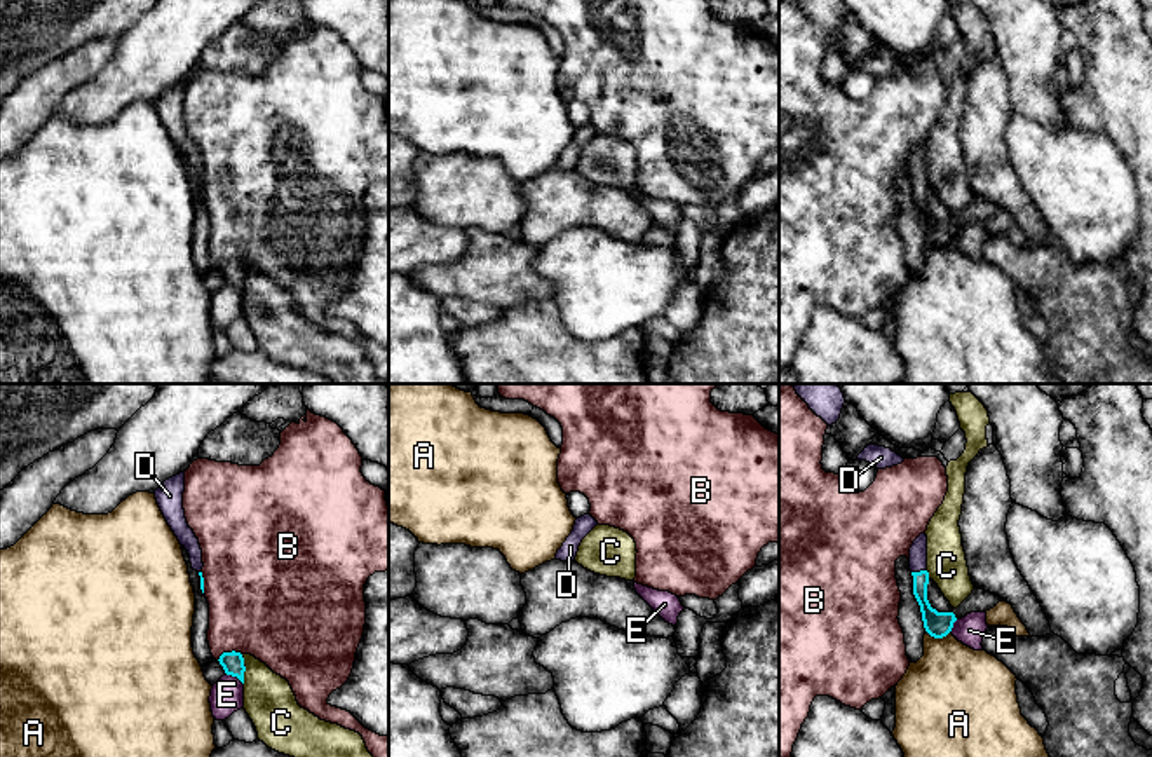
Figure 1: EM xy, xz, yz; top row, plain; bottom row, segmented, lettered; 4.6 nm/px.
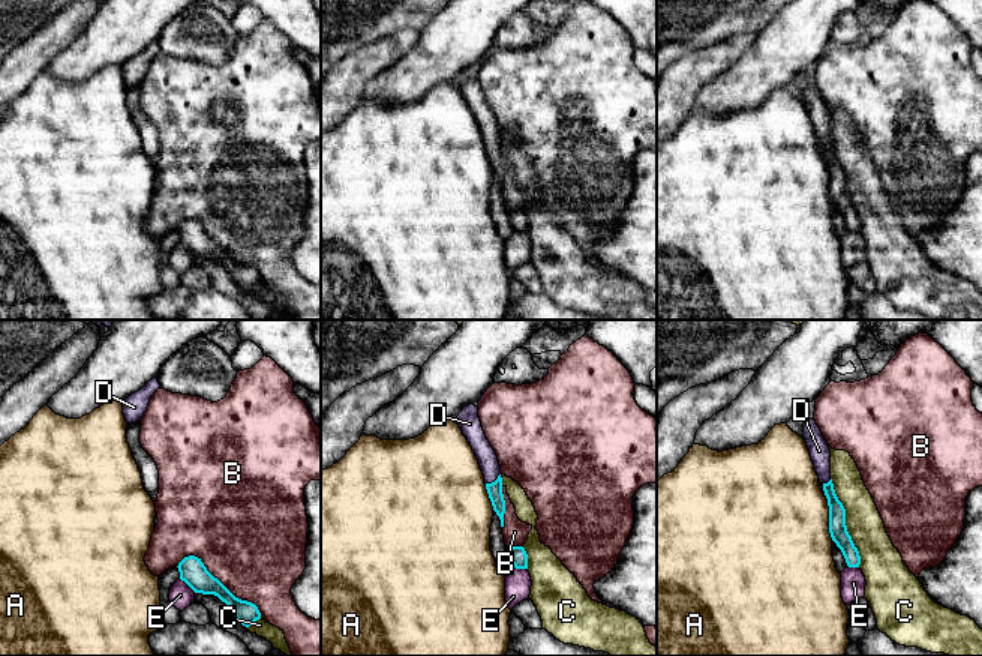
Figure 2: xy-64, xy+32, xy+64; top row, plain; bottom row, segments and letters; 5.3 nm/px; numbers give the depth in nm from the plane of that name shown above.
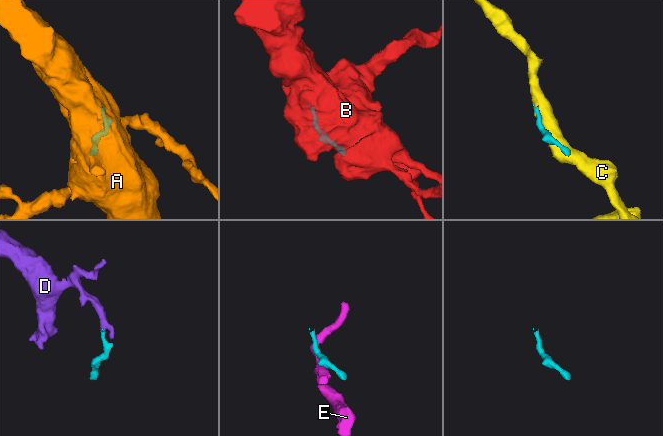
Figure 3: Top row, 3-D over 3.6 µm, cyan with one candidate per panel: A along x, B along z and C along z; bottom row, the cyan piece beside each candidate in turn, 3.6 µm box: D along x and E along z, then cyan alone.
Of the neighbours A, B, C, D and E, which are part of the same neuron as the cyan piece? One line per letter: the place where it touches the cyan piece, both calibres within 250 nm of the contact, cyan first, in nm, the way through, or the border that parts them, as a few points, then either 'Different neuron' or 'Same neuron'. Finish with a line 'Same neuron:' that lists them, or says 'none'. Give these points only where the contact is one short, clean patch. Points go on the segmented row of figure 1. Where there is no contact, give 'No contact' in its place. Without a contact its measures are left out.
A: Touches cyan at yz (938, 637). Thickness 120 nm (cyan) against 420 nm. Boundary: yz (926, 630), (935, 637), (945, 637), (950, 632). Different neuron
B: Touches cyan at xy (229, 653). Thickness 100 nm (cyan) against 440 nm. Different neuron
C: Touches cyan at xy (244, 668). Thickness 100 nm (cyan) against 240 nm. Different neuron
D: Touches cyan at yz (921, 571). Thickness 110 nm (cyan) against 80 nm. Path across: yz (935, 623), (921, 597), (921, 571), (919, 548). Same neuron
E: Touches cyan at xy (236, 675). Thickness 100 nm (cyan) against 160 nm. Different neuron
Same neuron: D

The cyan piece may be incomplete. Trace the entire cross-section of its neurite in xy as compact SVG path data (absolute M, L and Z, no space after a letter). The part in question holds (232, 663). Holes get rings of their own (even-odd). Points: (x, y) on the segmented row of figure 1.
M223 652L218 661L227 675L237 677L244 684L246 666L241 652Z

